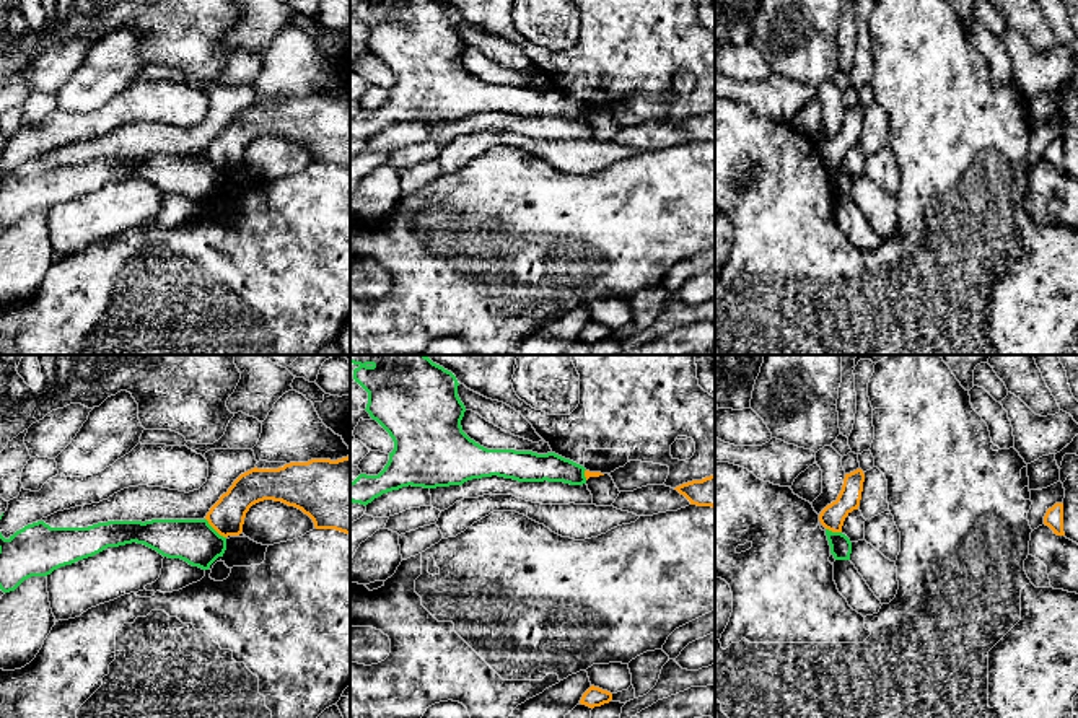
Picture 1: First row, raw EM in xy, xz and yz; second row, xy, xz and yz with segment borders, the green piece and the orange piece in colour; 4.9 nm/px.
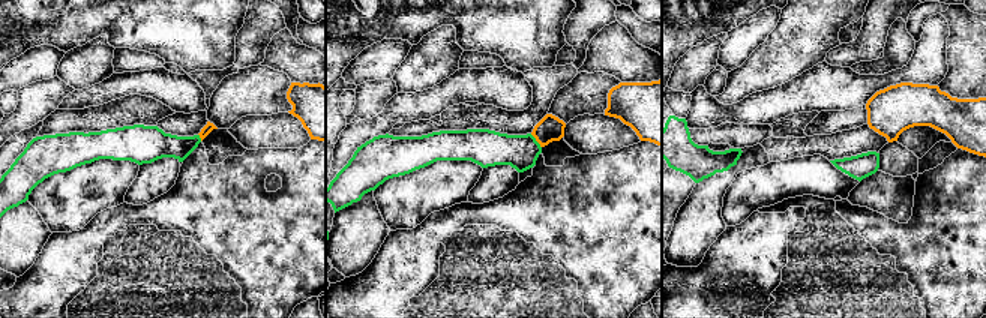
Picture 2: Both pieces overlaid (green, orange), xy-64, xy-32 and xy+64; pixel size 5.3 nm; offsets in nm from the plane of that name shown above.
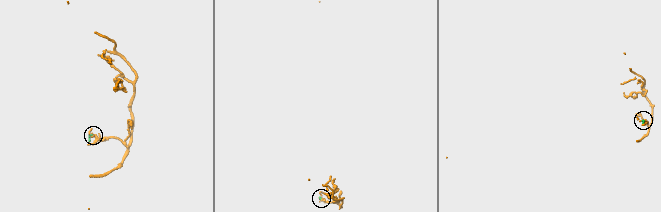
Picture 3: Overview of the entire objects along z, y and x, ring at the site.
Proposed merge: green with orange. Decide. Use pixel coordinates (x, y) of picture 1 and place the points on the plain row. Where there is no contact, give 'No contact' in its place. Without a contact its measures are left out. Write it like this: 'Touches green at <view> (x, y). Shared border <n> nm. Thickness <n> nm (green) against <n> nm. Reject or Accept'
Touches green at xy (214, 165). Shared border 140 nm. Thickness 220 nm (green) against 180 nm. Reject

